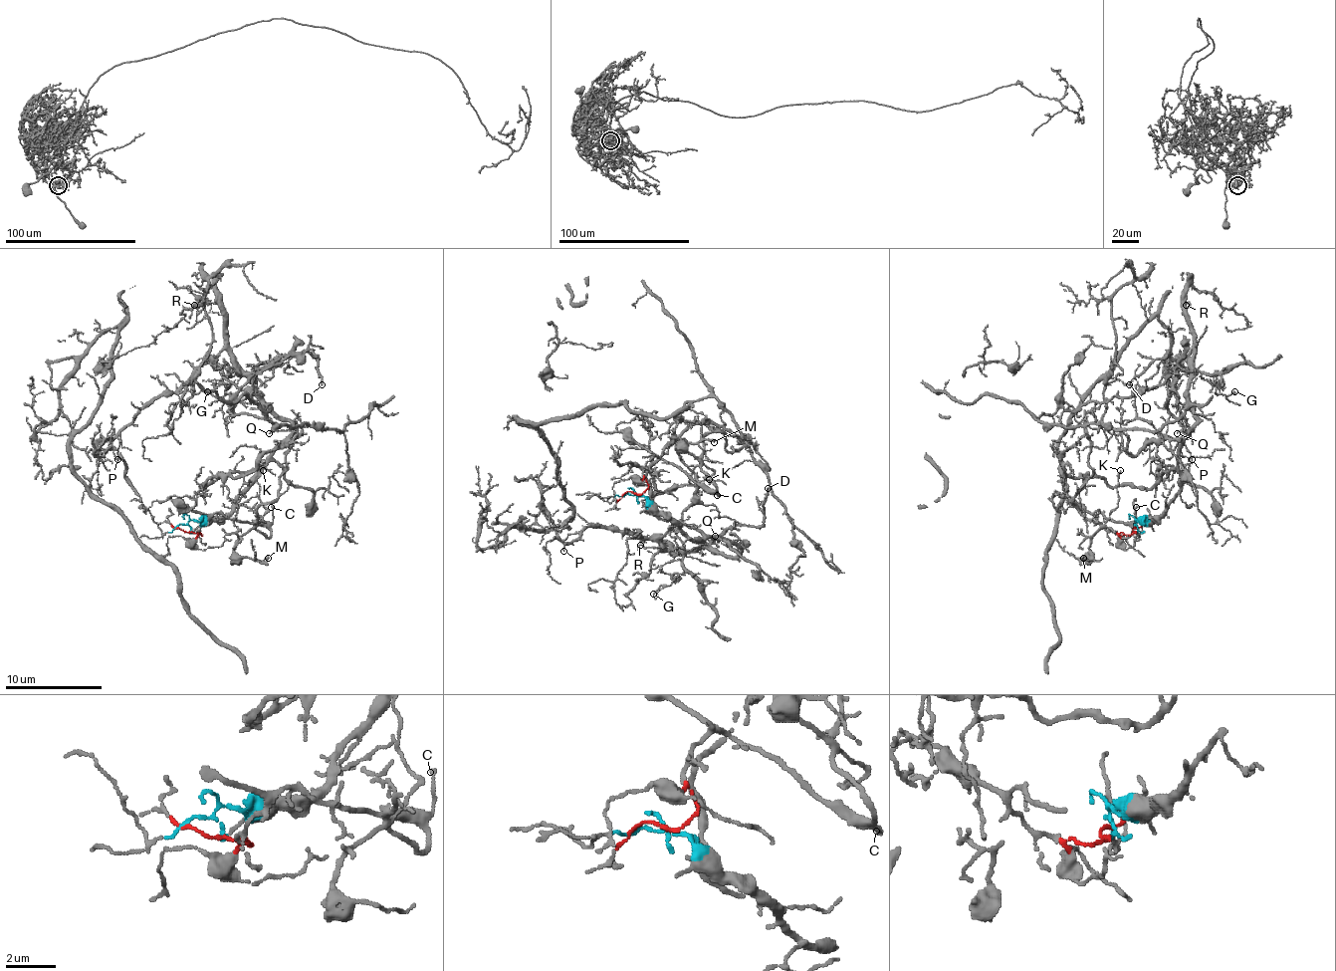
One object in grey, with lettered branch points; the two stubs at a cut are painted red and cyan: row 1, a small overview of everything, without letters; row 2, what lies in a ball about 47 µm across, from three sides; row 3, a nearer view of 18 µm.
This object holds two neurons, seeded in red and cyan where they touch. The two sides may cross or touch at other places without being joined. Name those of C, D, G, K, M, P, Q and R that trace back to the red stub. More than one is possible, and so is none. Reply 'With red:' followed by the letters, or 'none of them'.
With red: C, K, M

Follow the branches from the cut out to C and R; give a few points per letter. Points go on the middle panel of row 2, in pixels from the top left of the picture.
C: (637, 496), (649, 486), (644, 469), (659, 457), (673, 462), (717, 496)
R: (637, 496), (666, 513), (690, 539), (722, 537), (739, 554), (639, 544)

